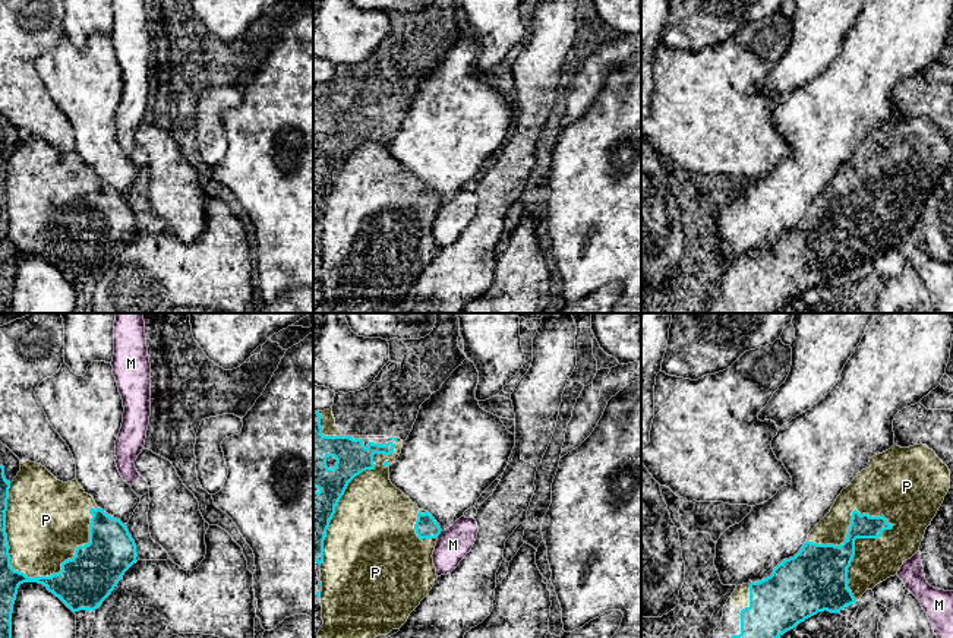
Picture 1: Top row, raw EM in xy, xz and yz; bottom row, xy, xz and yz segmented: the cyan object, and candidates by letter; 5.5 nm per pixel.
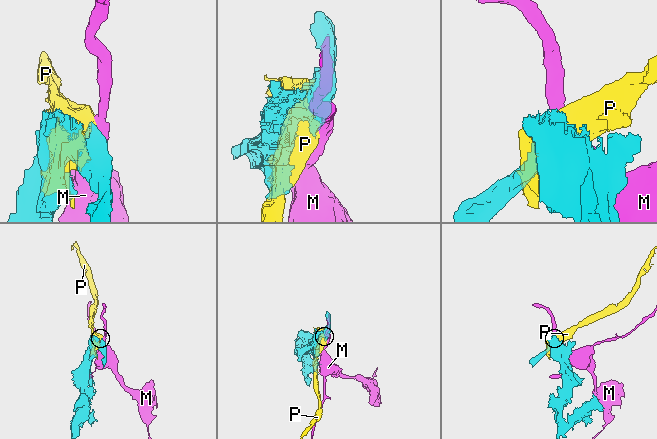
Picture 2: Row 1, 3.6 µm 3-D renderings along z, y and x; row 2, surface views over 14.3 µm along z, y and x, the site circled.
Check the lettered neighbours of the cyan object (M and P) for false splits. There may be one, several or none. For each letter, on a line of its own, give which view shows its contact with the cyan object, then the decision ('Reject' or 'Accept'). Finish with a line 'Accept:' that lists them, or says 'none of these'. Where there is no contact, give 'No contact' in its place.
M: Touches cyan in xz. Reject
P: Touches cyan in xy. Accept
Accept: P

